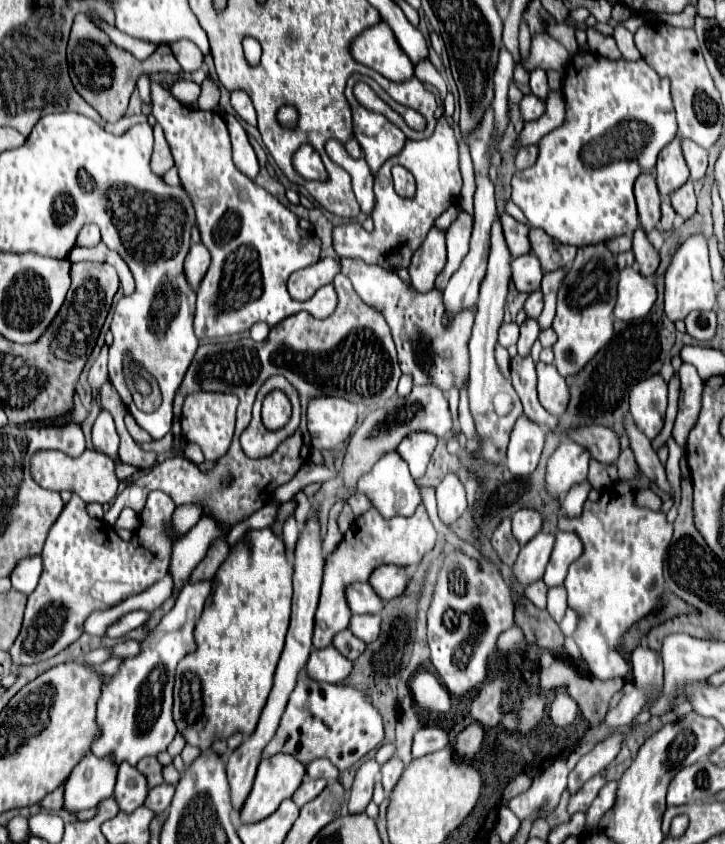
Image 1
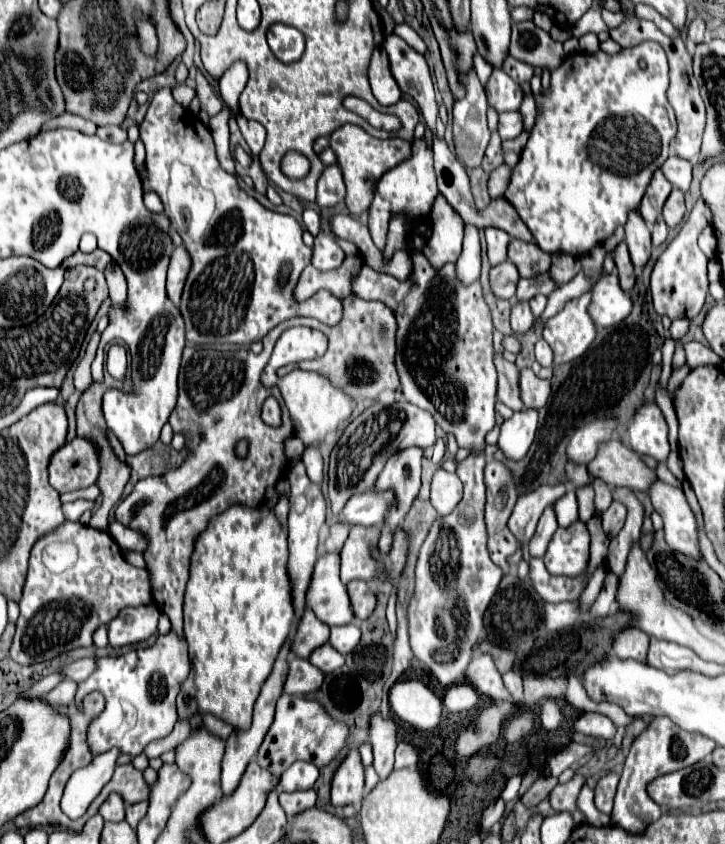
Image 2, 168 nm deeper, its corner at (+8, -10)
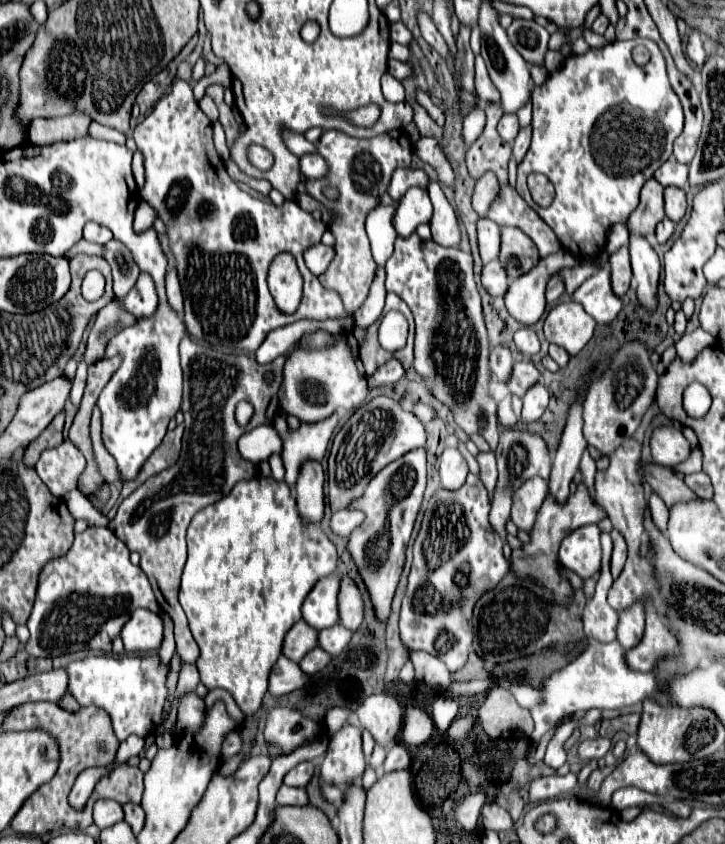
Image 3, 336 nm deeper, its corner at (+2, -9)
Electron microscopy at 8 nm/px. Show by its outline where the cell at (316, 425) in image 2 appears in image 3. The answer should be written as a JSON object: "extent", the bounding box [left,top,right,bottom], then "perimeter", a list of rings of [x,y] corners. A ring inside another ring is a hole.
{"extent":[279,341,369,423],"perimeter":[[[339,341],[335,347],[319,351],[293,351],[285,363],[283,387],[279,393],[281,409],[287,415],[295,415],[301,423],[317,423],[333,413],[353,413],[357,411],[369,395],[367,381],[357,373],[355,359],[345,341]]]}

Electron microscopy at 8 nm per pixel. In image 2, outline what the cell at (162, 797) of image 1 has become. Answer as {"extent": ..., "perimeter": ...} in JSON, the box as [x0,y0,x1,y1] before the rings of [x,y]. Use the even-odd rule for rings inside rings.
{"extent":[125,802,147,828],"perimeter":[[[137,802],[137,804],[131,804],[131,806],[127,806],[125,808],[125,820],[129,822],[129,826],[131,828],[137,828],[137,824],[139,824],[139,820],[145,816],[145,812],[147,812],[147,802]]]}

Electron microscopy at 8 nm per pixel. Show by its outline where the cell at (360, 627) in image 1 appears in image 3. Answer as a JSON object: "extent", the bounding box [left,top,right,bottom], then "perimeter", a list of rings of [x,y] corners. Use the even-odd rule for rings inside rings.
{"extent":[319,625,353,655],"perimeter":[[[333,625],[329,629],[319,631],[319,647],[323,647],[331,655],[339,655],[345,649],[345,645],[349,645],[351,637],[353,637],[351,629],[343,625]]]}

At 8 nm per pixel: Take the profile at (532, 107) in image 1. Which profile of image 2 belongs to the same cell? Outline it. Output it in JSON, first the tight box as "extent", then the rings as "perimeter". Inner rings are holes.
{"extent":[499,112,523,140],"perimeter":[[[519,112],[499,114],[499,136],[501,140],[513,140],[523,132],[523,120]]]}

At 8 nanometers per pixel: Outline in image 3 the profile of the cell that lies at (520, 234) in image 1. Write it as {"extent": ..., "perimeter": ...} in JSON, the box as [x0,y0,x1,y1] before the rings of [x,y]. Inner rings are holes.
{"extent":[477,217,501,263],"perimeter":[[[483,217],[477,221],[477,237],[479,237],[479,251],[483,263],[497,259],[501,251],[501,227],[491,219]]]}

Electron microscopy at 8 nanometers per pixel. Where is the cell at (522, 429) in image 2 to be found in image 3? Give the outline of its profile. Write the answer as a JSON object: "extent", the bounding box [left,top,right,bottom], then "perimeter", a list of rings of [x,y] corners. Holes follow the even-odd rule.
{"extent":[521,383,549,425],"perimeter":[[[537,383],[533,389],[529,389],[529,393],[525,393],[525,397],[523,397],[521,423],[529,425],[529,423],[539,421],[541,413],[545,413],[545,409],[547,409],[547,401],[549,401],[549,393],[543,383]]]}

